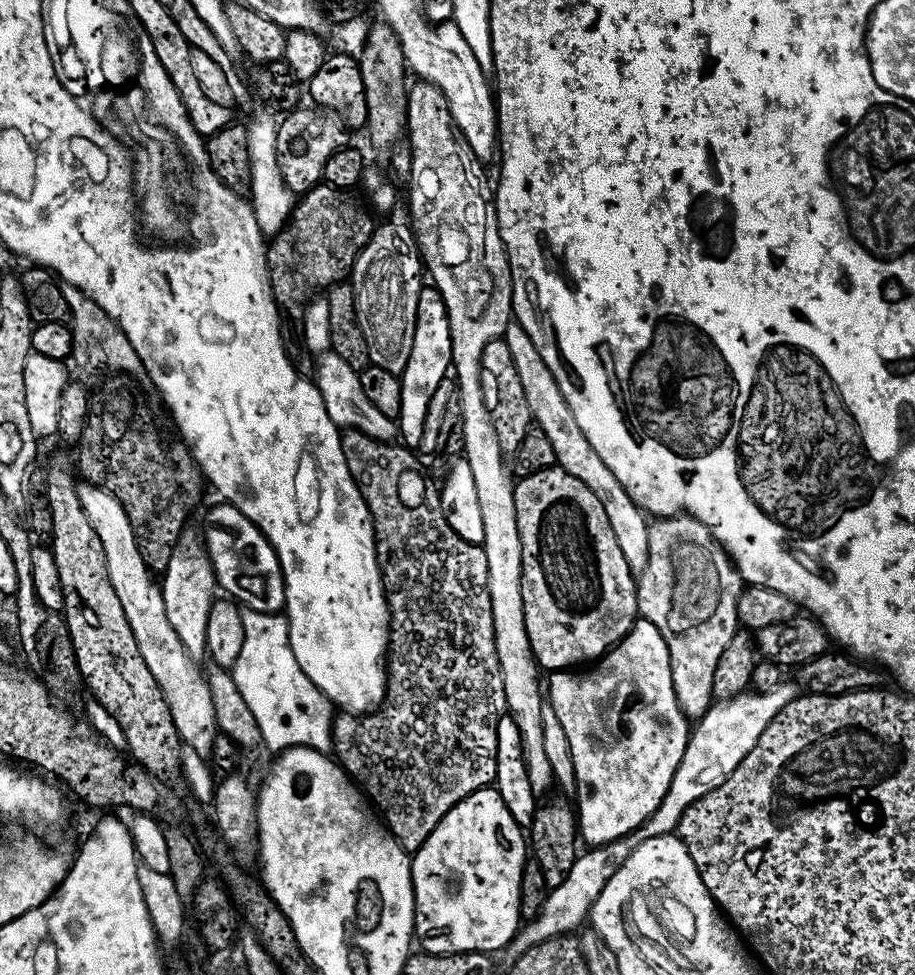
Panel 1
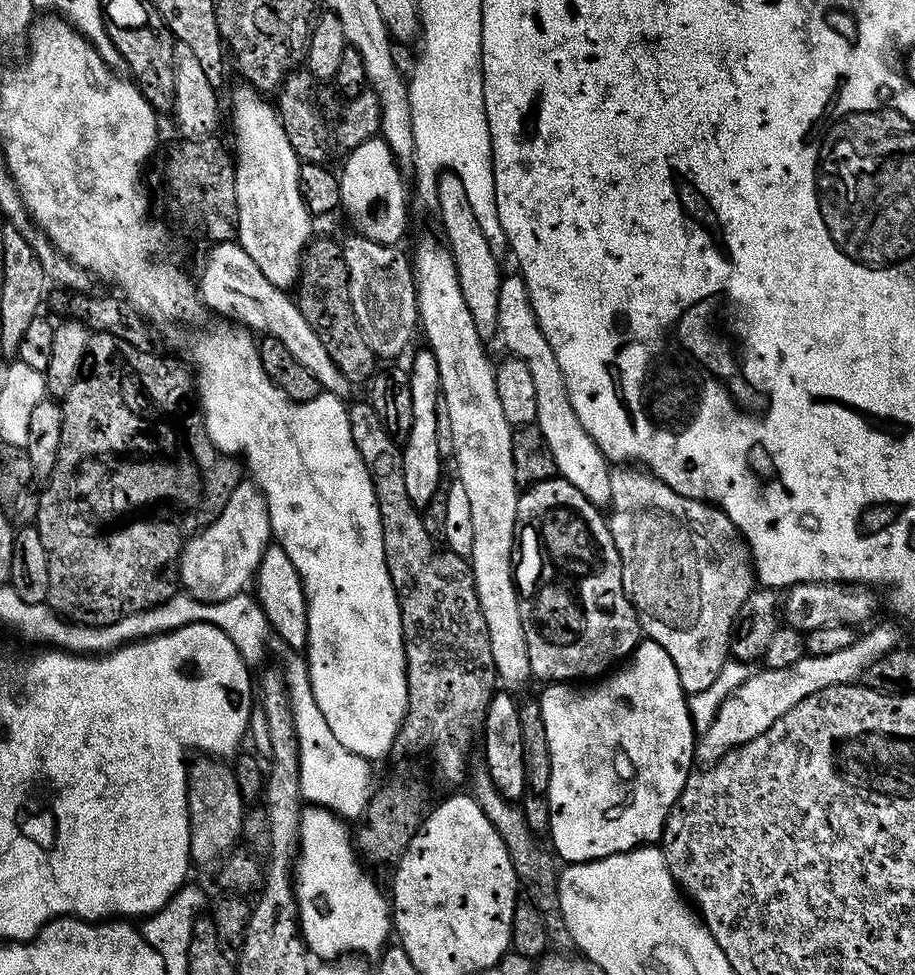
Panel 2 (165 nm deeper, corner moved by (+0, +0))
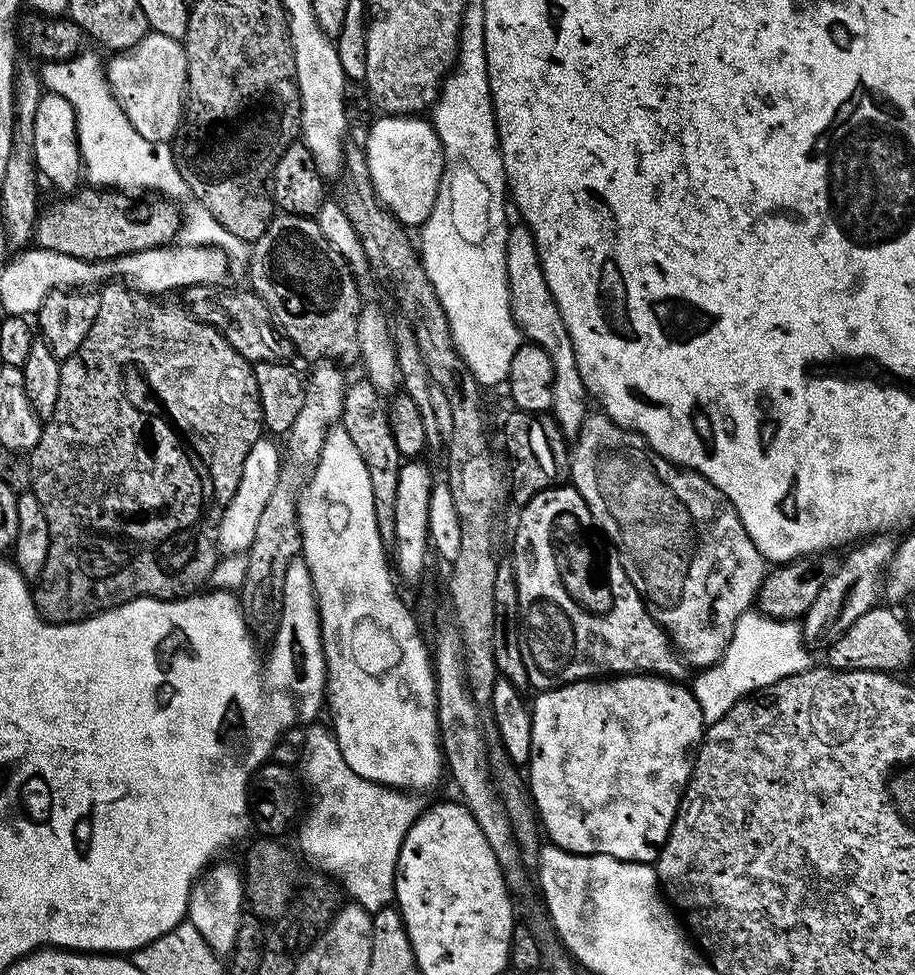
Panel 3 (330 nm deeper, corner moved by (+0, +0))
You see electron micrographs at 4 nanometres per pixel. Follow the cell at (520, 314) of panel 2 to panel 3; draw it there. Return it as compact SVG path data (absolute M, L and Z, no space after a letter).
M520 222L508 229L508 253L506 254L506 274L508 275L508 289L512 295L512 317L519 326L523 339L529 344L536 344L550 356L554 364L554 398L552 399L551 415L556 416L556 424L569 438L580 434L580 427L590 411L590 400L584 390L582 374L578 374L578 362L574 354L574 346L570 342L570 334L566 330L566 322L562 322L562 314L550 294L550 286L546 286L546 274L542 274L540 255L528 225Z

